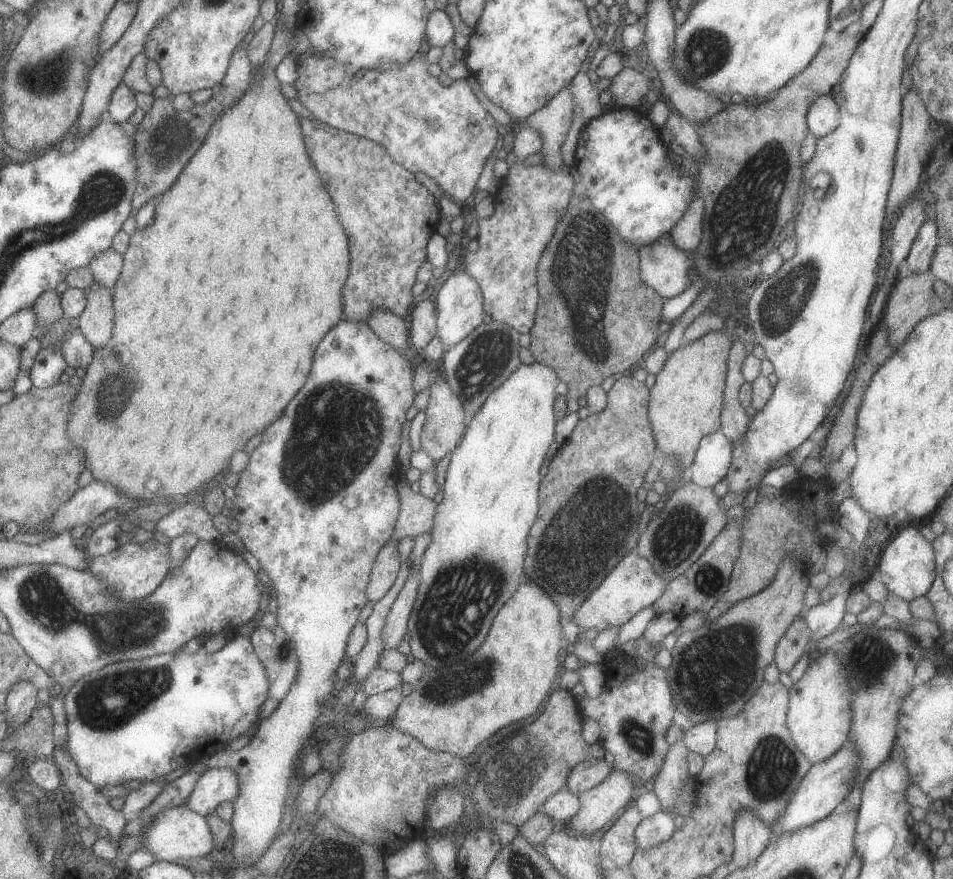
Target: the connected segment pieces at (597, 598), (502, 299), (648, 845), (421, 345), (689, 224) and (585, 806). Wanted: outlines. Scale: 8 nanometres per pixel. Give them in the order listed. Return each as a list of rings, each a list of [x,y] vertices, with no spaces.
[[[632,551],[628,553],[600,583],[600,586],[587,598],[584,604],[572,616],[583,631],[595,628],[603,631],[608,628],[619,628],[628,622],[637,612],[643,608],[651,607],[658,600],[668,581],[663,579],[653,568],[650,562]]]
[[[519,160],[502,181],[494,195],[496,211],[493,216],[481,219],[481,228],[477,234],[480,249],[467,256],[465,266],[480,282],[485,294],[486,310],[496,321],[523,333],[533,332],[540,308],[539,266],[547,244],[551,242],[558,226],[560,212],[566,211],[574,196],[574,180],[570,168],[562,170],[547,169],[542,165],[530,165],[527,160]]]
[[[662,810],[649,817],[643,817],[636,827],[635,839],[640,849],[650,850],[665,843],[676,831],[674,815]]]
[[[430,299],[422,301],[415,305],[412,316],[412,346],[418,350],[423,350],[429,347],[438,336],[438,305]]]
[[[697,194],[691,200],[680,220],[672,227],[672,242],[683,251],[694,252],[701,243],[705,204]]]
[[[613,770],[606,780],[580,793],[581,807],[569,822],[577,836],[590,836],[610,820],[615,820],[632,802],[636,779],[627,772]]]

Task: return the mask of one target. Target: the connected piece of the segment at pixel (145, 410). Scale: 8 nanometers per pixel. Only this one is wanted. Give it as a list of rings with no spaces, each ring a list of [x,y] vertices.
[[[279,22],[269,61],[262,66],[259,81],[212,127],[207,142],[184,169],[179,182],[160,196],[154,226],[148,225],[138,229],[132,235],[125,252],[121,279],[114,288],[117,306],[114,336],[110,346],[97,349],[95,361],[87,368],[87,375],[80,387],[79,398],[71,408],[70,436],[73,443],[86,453],[88,468],[94,480],[117,486],[128,499],[133,498],[144,505],[155,499],[172,502],[172,498],[178,494],[195,496],[195,492],[204,488],[204,484],[212,482],[222,473],[229,472],[234,454],[238,450],[246,450],[248,442],[256,434],[264,434],[268,426],[272,426],[276,420],[284,416],[288,404],[298,396],[298,392],[306,386],[308,376],[312,374],[316,350],[330,334],[330,330],[346,318],[342,290],[352,270],[350,238],[340,220],[336,204],[326,188],[326,182],[322,180],[318,168],[310,158],[300,116],[292,110],[288,98],[284,96],[283,82],[277,72],[277,66],[292,51],[292,38],[295,34],[295,31]]]

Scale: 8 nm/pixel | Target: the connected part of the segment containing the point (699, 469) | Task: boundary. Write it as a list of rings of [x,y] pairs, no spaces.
[[[721,428],[704,436],[688,468],[688,478],[701,487],[714,487],[727,475],[733,447],[733,442]]]

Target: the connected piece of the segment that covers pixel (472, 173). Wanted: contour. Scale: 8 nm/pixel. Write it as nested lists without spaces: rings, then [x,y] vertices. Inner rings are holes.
[[[429,45],[422,48],[410,63],[384,67],[384,70],[382,67],[366,70],[354,66],[354,63],[346,64],[335,58],[318,58],[311,54],[299,62],[299,79],[295,88],[299,93],[298,100],[304,102],[320,120],[332,124],[334,128],[356,132],[384,144],[392,156],[400,160],[400,164],[412,172],[430,174],[445,194],[461,205],[478,192],[476,184],[482,178],[488,158],[501,147],[500,123],[486,110],[482,99],[466,78],[444,86],[439,77],[432,76]]]

